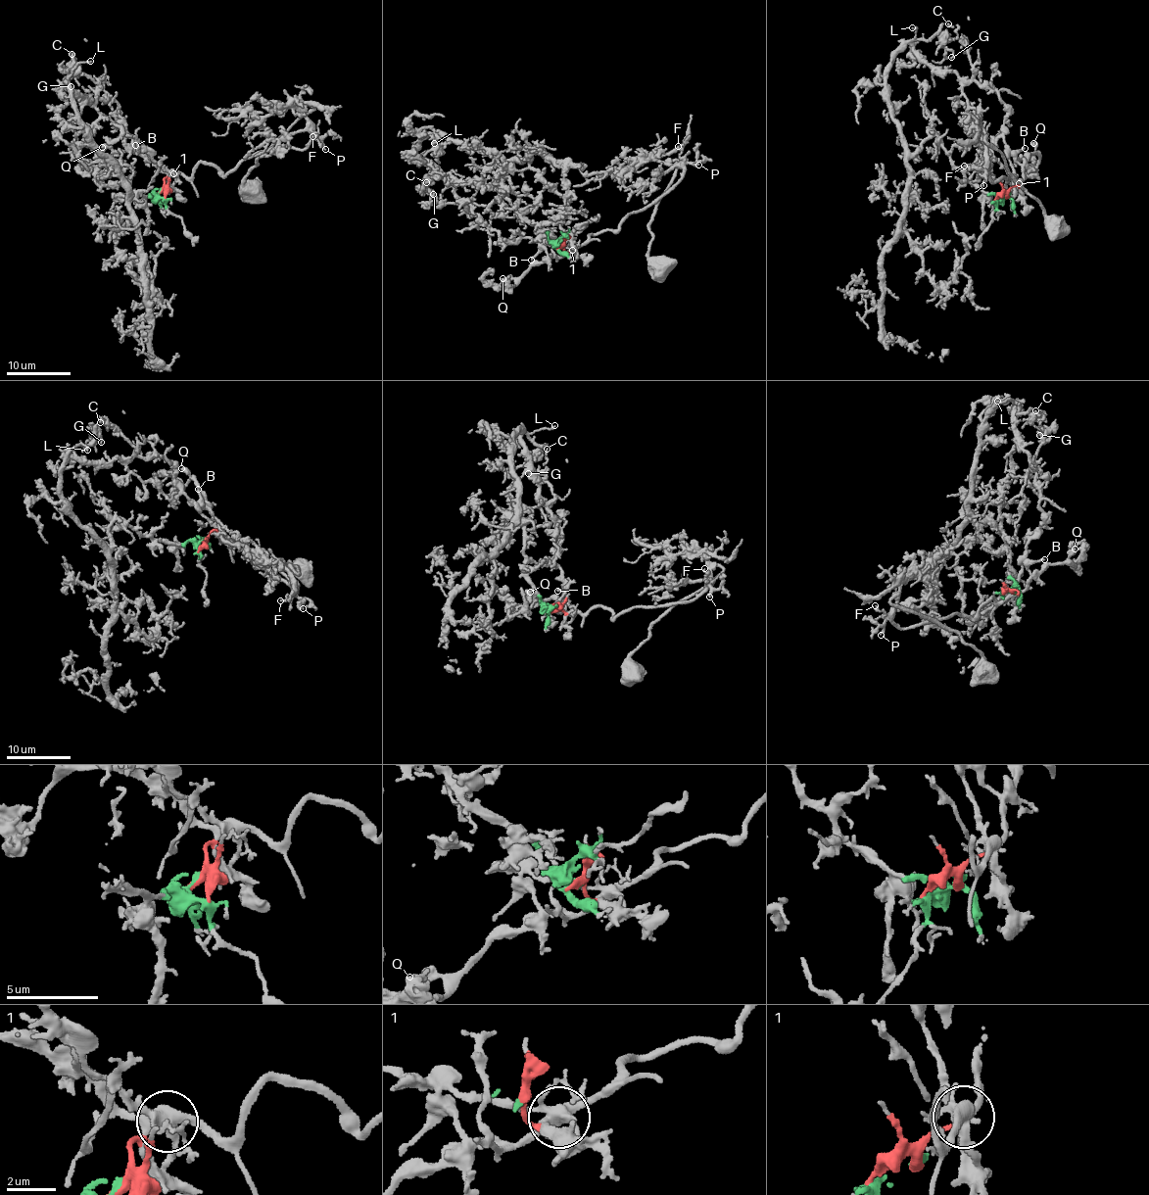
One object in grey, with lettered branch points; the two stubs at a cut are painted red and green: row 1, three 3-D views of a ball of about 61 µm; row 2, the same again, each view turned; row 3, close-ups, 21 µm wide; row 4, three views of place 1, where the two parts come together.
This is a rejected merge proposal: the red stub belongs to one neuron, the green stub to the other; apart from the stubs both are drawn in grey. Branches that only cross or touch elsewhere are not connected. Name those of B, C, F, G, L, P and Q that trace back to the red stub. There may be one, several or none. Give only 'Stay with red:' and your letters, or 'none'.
Stay with red: B, F, P, Q

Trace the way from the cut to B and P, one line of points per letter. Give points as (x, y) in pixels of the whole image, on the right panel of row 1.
B: (1007, 197), (1008, 191), (1021, 183), (1024, 176), (1016, 155), (1024, 147)
P: (1007, 197), (1020, 183), (1013, 189), (1014, 177), (1012, 196), (1005, 177), (993, 182), (983, 170), (983, 186)

